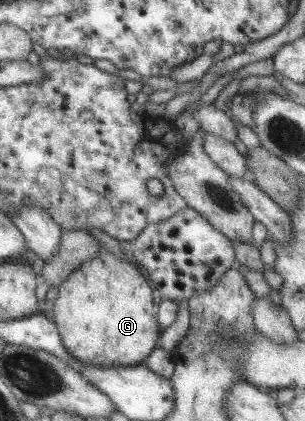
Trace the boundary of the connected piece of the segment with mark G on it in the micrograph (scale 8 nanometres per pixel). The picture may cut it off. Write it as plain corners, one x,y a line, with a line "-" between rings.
101,247
93,259
81,263
58,288
57,298
52,301
53,322
65,351
87,367
115,367
141,364
160,339
161,329
156,322
157,308
151,300
151,286
145,282
136,265
119,259

